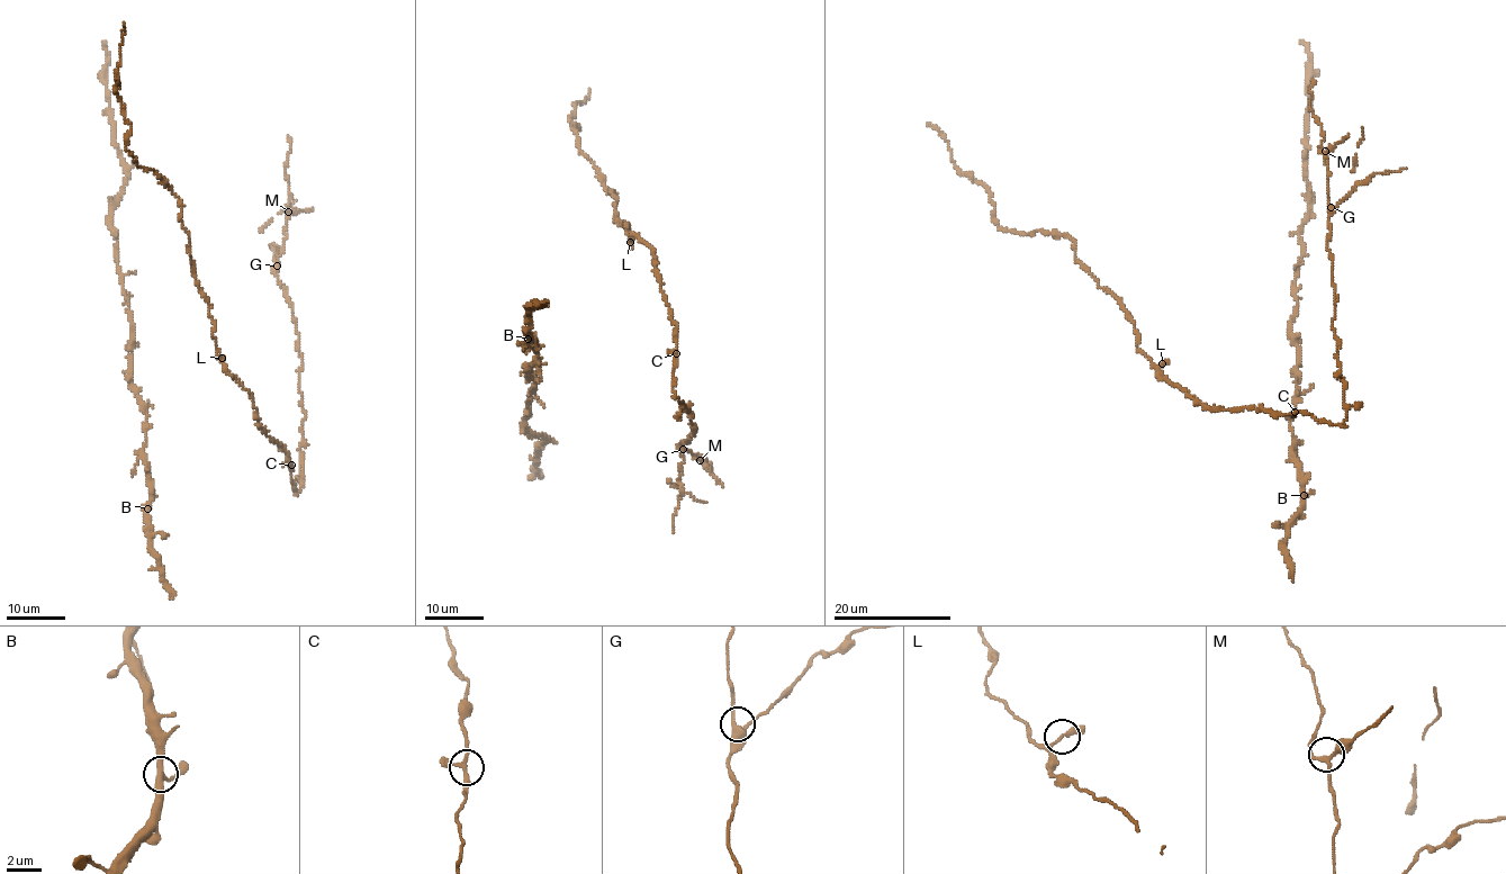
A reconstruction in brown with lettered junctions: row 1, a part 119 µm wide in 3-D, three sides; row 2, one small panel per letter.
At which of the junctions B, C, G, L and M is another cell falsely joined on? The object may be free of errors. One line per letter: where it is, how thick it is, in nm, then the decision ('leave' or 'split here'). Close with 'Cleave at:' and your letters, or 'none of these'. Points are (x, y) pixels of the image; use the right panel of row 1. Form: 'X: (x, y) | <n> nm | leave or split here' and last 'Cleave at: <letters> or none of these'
B: (1304, 495) | 340 nm | leave
C: (1295, 412) | 200 nm | leave
G: (1331, 207) | 320 nm | leave
L: (1162, 363) | 200 nm | leave
M: (1325, 151) | 200 nm | leave
Cleave at: none of these

